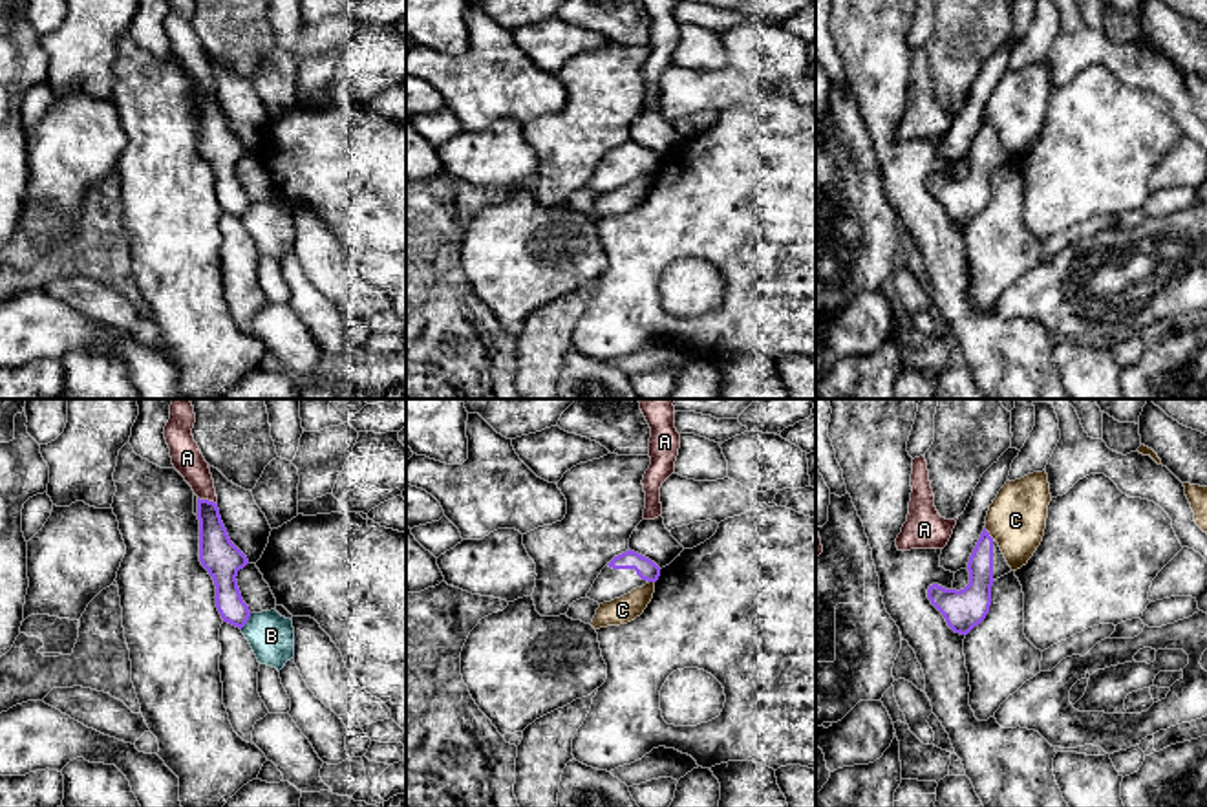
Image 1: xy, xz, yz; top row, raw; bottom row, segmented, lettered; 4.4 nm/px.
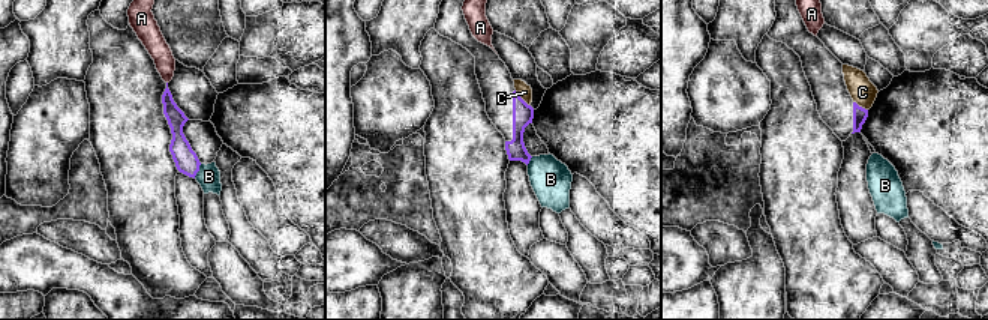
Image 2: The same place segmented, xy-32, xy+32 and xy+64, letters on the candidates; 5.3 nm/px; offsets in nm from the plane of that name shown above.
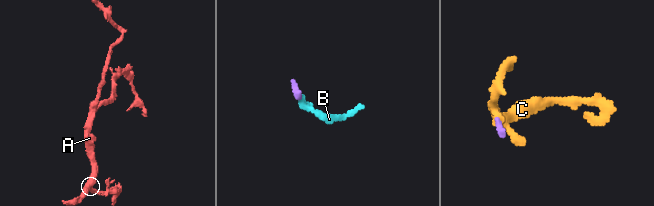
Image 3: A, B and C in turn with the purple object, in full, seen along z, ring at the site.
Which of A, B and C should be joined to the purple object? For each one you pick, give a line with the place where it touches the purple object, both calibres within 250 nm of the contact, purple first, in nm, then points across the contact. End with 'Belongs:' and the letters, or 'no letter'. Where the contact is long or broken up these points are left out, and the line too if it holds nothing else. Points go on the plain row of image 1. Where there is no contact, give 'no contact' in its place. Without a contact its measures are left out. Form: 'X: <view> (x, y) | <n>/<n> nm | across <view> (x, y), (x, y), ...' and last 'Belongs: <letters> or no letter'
Belongs: no letter

